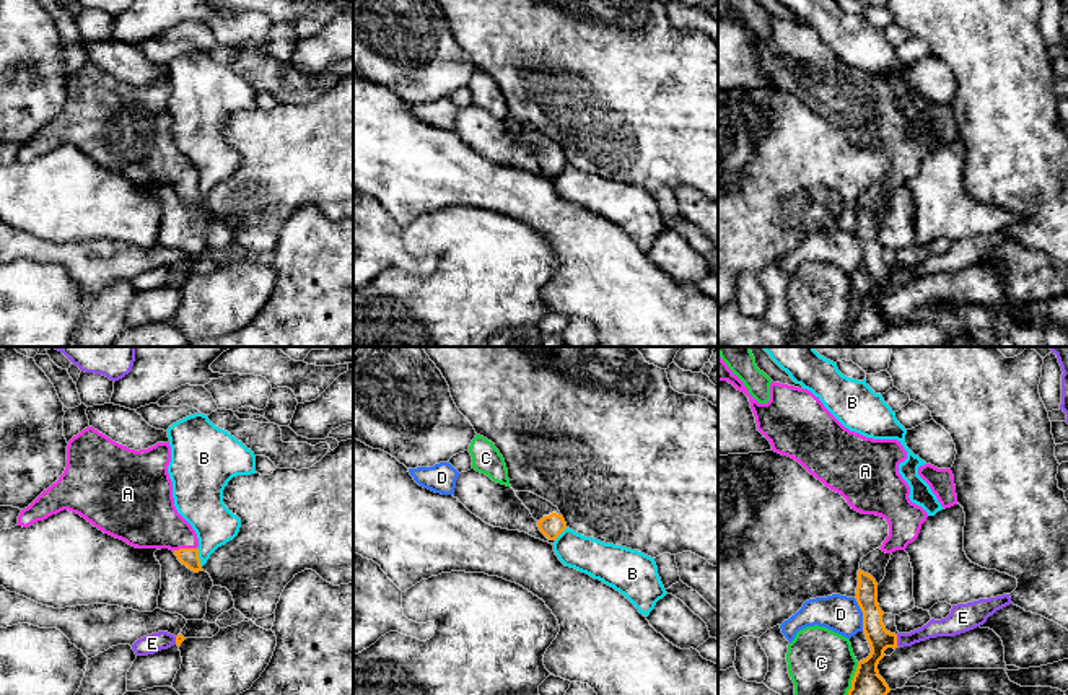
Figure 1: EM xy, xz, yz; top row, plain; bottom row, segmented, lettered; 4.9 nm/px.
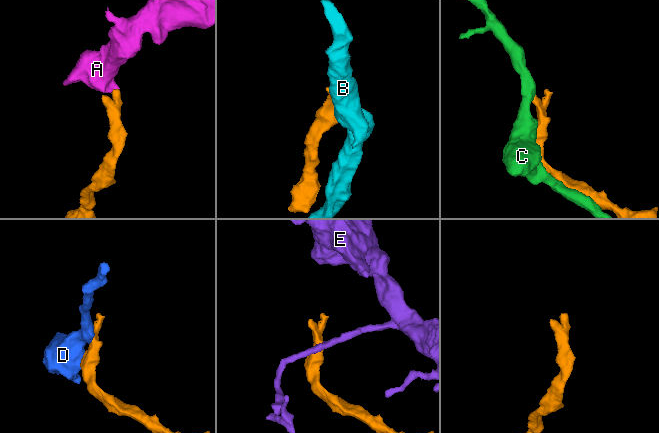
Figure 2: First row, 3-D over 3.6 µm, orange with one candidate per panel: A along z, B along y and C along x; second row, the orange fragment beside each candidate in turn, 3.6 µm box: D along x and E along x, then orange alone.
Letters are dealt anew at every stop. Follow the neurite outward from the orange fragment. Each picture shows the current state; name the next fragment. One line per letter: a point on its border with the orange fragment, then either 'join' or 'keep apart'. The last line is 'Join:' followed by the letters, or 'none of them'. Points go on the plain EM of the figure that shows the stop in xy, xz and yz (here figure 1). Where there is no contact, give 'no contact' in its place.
A: xy (184, 184) | join
B: xy (197, 192) | keep apart
C: yz (852, 321) | keep apart
D: yz (863, 249) | keep apart
E: yz (896, 277) | keep apart
Join: A

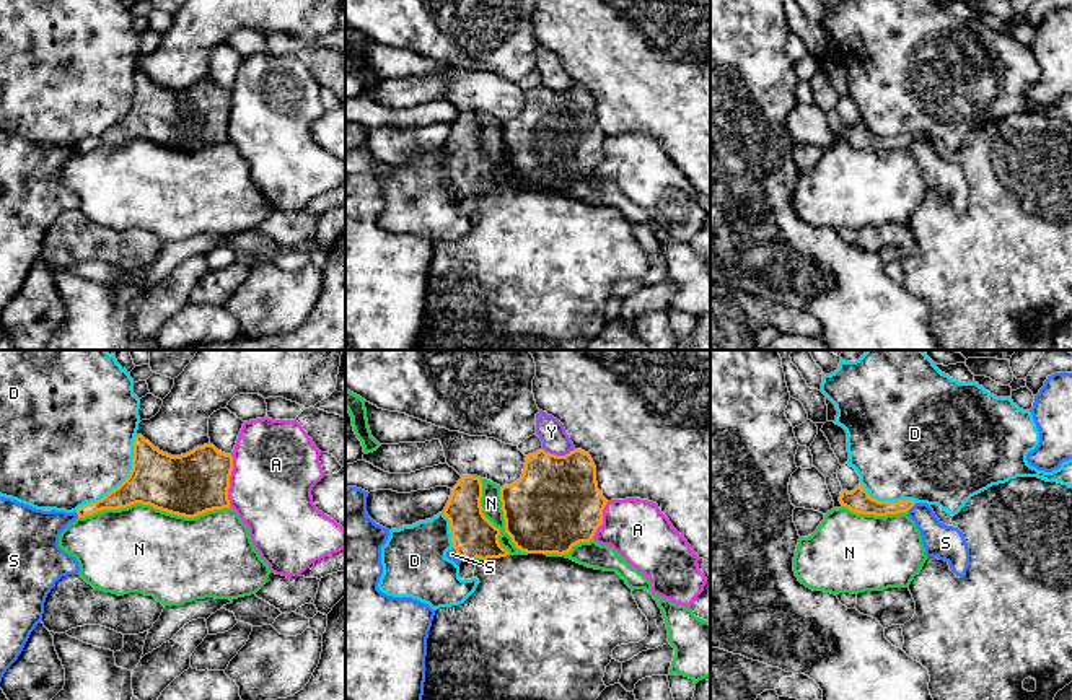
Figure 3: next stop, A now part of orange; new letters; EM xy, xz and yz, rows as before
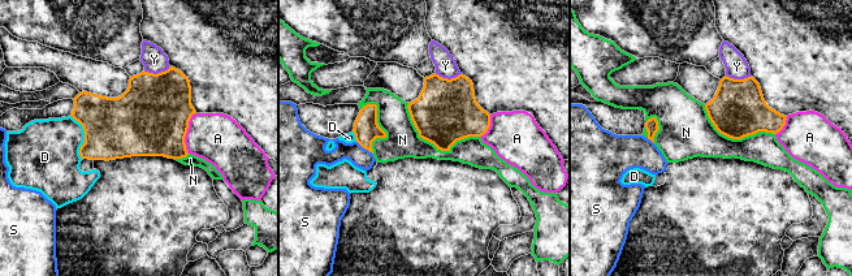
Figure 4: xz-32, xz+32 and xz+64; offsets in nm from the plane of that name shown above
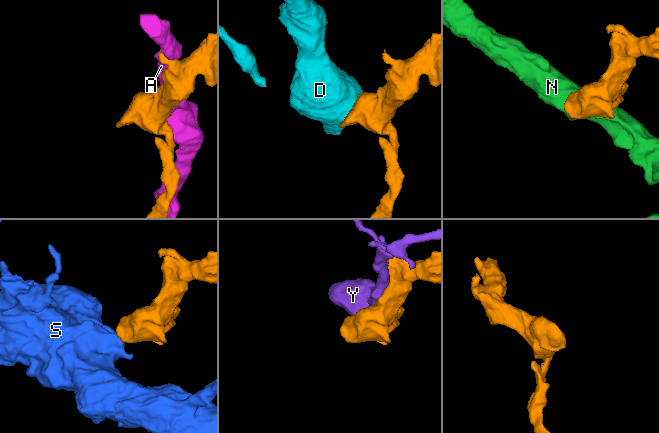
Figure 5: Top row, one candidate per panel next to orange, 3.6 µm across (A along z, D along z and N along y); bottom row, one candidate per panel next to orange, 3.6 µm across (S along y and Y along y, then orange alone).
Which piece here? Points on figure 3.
A: xy (228, 116) | keep apart
D: xy (124, 116) | keep apart
N: xy (153, 142) | keep apart
S: yz (911, 142) | keep apart
Y: xz (559, 91) | keep apart
Join: none of them

